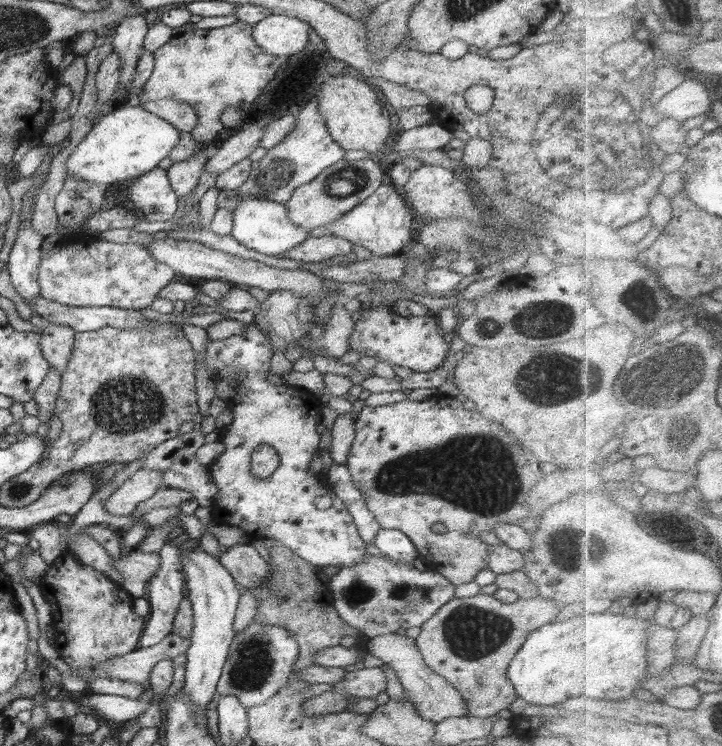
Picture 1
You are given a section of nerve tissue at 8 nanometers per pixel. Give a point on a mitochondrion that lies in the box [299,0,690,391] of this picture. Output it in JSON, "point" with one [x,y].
{"point":[615,152]}

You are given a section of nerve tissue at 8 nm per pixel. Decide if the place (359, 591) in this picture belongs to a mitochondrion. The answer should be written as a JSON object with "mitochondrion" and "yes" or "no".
{"mitochondrion":"yes"}

